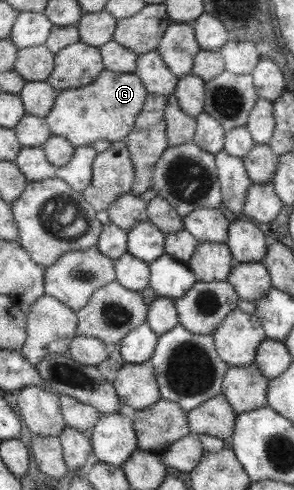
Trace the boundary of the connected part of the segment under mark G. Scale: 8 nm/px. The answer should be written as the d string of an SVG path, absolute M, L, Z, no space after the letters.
M105 69L86 87L62 90L46 120L54 135L66 137L76 147L90 145L97 140L124 141L137 124L148 96L143 80L135 72Z

